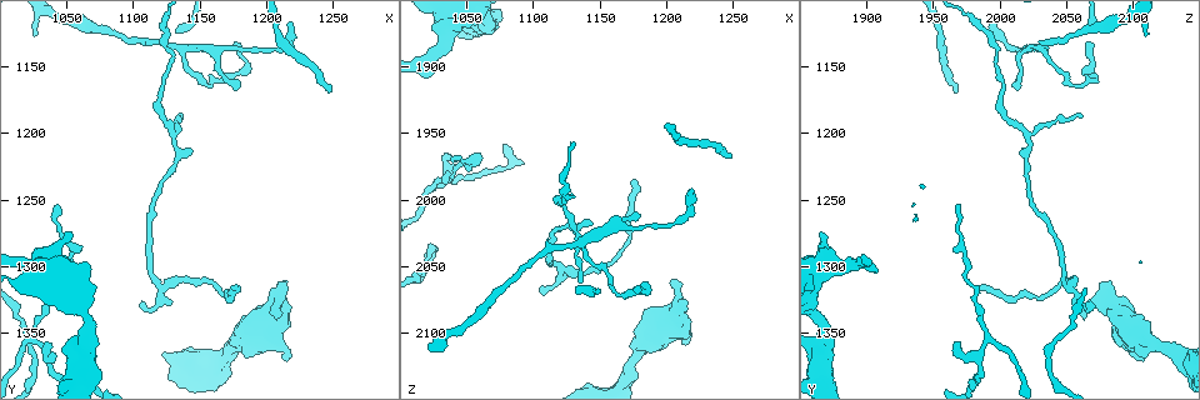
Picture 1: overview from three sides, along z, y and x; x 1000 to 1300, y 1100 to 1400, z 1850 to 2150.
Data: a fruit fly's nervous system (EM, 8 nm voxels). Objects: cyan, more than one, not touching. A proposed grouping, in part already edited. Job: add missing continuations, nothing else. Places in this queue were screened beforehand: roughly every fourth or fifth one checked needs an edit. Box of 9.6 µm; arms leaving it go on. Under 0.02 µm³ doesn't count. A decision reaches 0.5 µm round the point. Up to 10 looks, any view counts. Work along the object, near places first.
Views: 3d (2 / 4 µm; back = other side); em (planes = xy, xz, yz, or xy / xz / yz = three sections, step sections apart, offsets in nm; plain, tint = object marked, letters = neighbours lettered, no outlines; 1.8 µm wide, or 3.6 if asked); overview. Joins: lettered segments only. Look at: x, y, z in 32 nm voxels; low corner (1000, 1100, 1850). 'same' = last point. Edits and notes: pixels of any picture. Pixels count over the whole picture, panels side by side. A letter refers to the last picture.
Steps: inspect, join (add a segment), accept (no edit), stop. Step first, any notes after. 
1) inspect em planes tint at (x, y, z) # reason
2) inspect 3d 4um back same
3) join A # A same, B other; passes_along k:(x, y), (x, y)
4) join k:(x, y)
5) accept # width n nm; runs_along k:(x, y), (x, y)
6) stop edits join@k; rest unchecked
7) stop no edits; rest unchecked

inspect 3d 2um at (1246, 1170, 1968) # long arm stops here

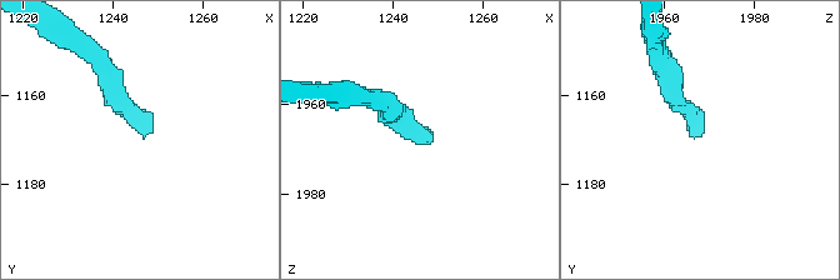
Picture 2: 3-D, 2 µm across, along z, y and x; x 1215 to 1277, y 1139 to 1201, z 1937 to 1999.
inspect em planes tint at (1246, 1169, 1968)

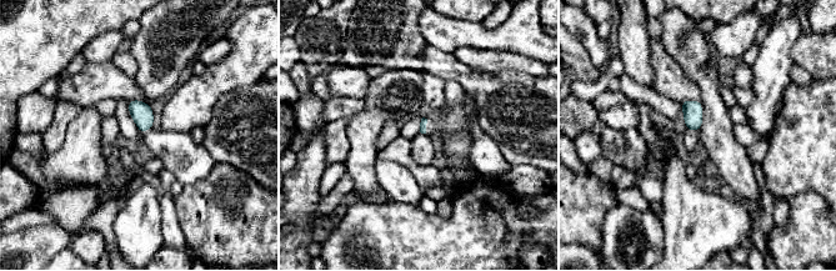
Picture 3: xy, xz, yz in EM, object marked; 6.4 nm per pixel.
inspect em planes letters same # what lies round it

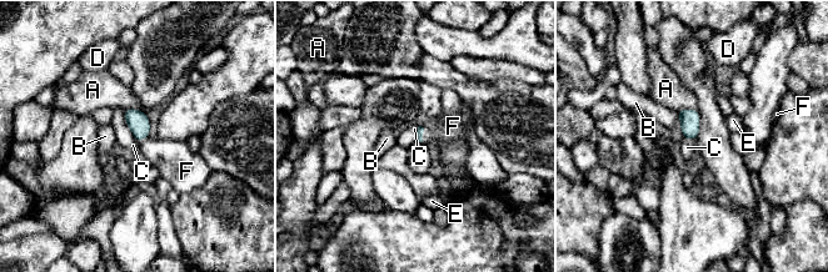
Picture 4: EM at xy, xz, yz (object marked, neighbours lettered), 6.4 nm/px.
join F # A other, B other, C other, D other, E other, F same; passes_along 4:(419, 134), (422, 135), (453, 126); it goes on there

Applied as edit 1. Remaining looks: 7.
inspect overview # redraw

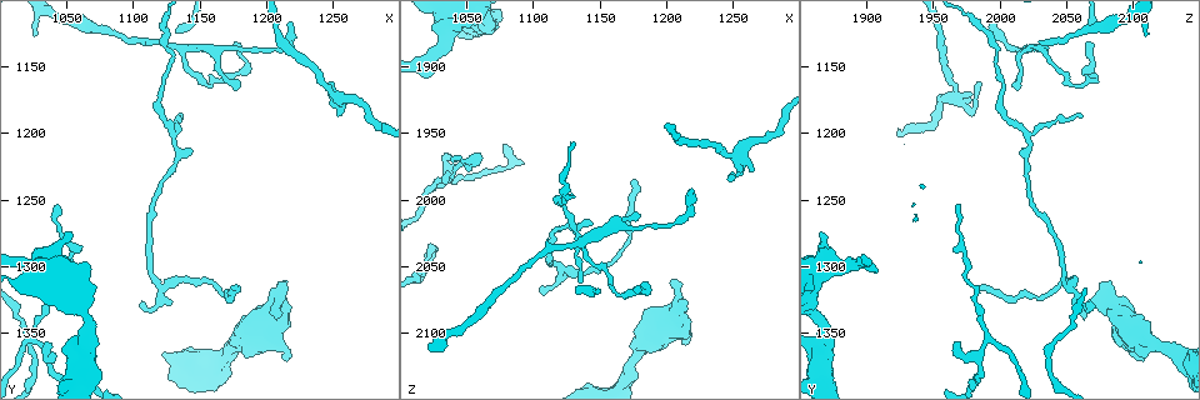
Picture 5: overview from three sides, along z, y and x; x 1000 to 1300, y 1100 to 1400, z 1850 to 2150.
inspect em planes letters at (1176, 1134, 2070) # end of a long branch

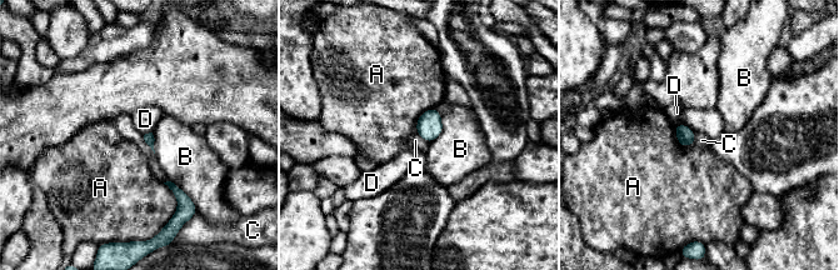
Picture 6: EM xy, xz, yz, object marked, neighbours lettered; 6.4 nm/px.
accept # A other, B other, C other, D other; border 6:(143, 135), (143, 139), (154, 154); no lettered segment goes on from it

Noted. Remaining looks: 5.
inspect 3d 2um at (1028, 1126, 2112) # thin end

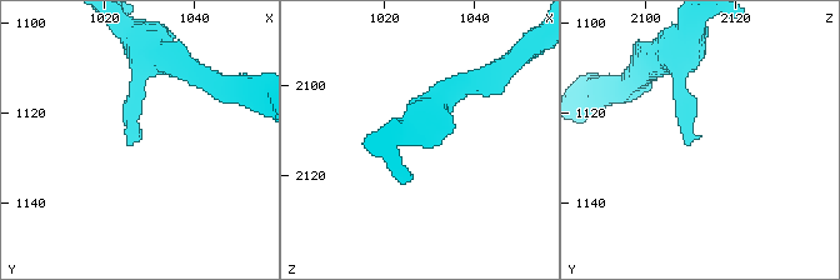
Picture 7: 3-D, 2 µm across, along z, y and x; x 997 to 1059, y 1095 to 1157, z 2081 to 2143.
inspect em xy step 4 letters at (1027, 1126, 2110)

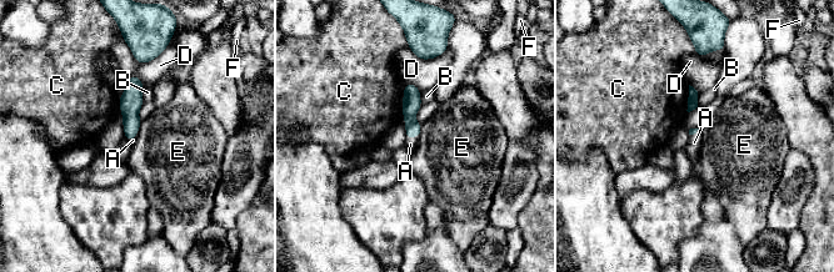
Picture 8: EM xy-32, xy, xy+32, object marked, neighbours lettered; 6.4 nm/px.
join A # A same, B other, C other, D other, E other, F other; passes_along 8:(411, 102), (411, 136), (410, 144); it goes on there

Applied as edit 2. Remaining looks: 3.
inspect 3d 2um at (1174, 1314, 1984) # thin end

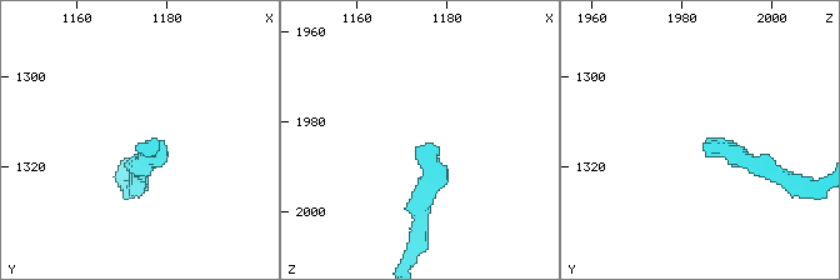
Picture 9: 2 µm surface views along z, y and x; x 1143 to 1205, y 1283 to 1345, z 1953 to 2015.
inspect em yz step 4 tint at (1176, 1316, 1984) # now the EM

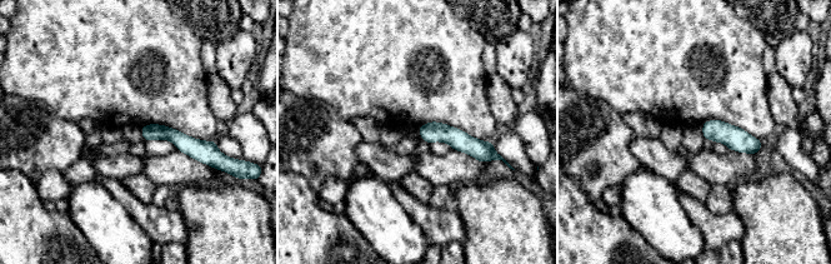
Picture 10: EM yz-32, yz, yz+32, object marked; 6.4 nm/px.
inspect em planes letters same

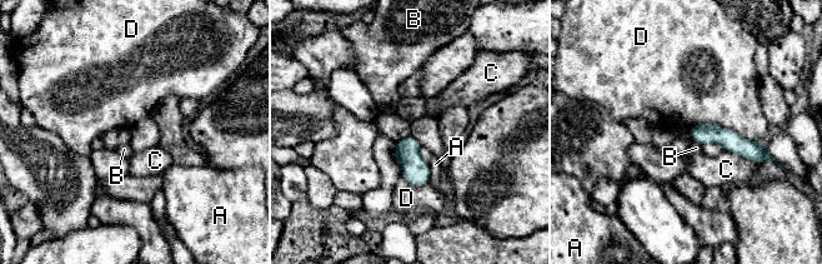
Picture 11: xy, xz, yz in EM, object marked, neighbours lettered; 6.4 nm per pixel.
accept # A other, B other, C other, D other; runs_along 11:(693, 130), (722, 135), (762, 153); none of them fits

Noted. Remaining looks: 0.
stop edits join@4, join@8; rest unchecked

